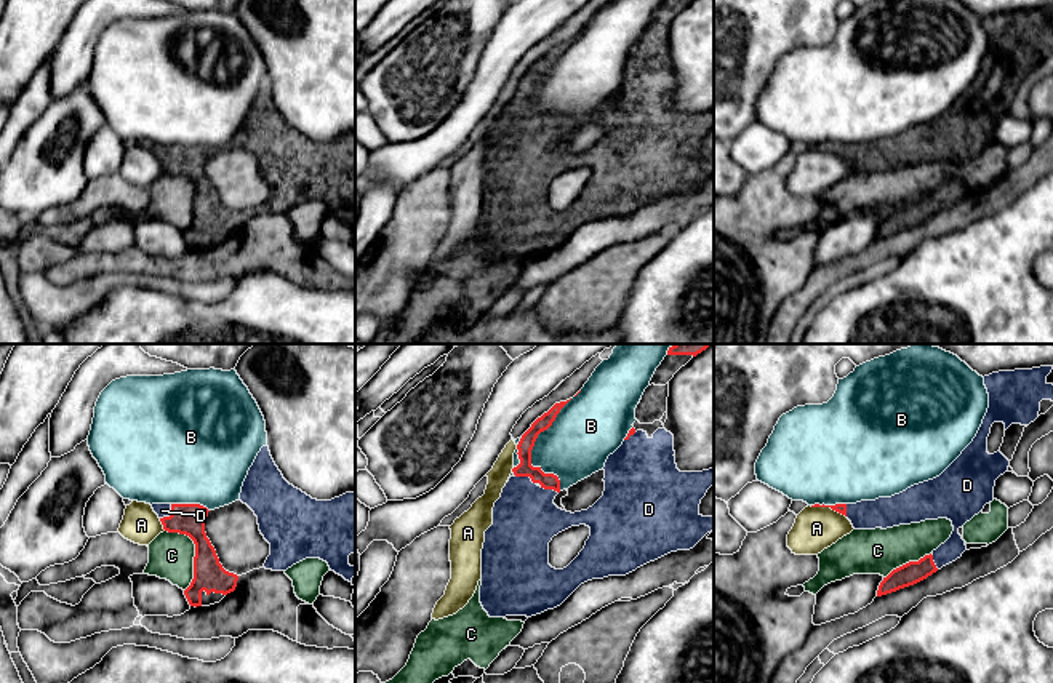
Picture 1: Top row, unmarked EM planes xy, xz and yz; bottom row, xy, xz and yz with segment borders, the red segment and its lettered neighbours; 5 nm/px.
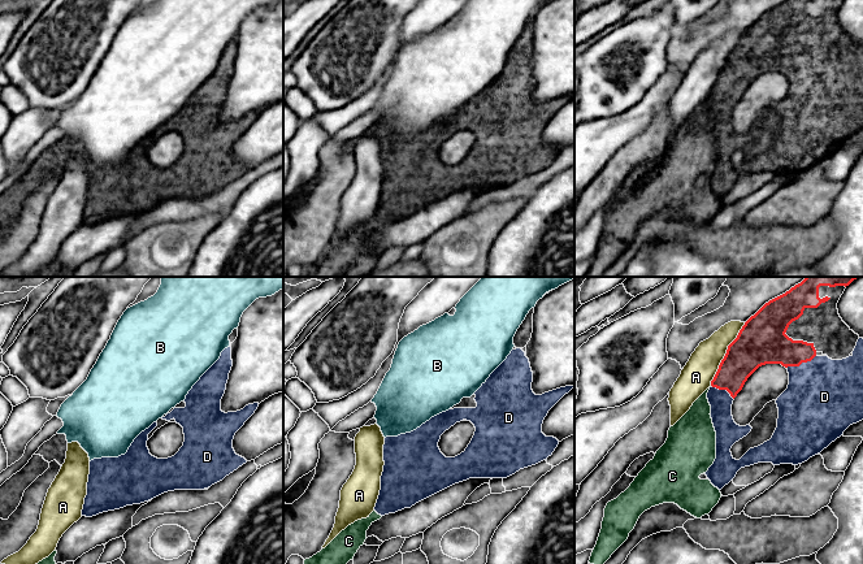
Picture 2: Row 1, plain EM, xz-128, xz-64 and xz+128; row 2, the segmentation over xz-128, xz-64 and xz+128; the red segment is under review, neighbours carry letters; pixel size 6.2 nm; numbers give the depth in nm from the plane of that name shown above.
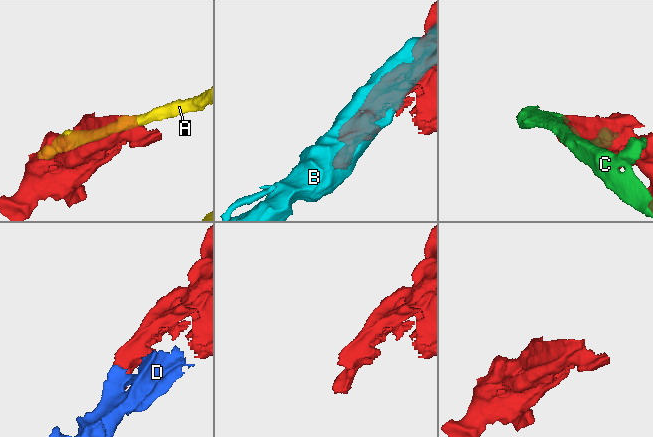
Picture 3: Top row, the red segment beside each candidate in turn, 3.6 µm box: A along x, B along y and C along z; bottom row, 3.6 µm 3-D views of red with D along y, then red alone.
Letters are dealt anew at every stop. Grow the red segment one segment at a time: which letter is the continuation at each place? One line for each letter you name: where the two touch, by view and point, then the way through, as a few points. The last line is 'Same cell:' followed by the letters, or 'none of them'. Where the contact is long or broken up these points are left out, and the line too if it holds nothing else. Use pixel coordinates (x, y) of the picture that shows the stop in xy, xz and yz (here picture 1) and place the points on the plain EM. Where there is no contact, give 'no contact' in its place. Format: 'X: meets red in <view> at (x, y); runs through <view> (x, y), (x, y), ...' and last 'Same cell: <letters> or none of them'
D: meets red in xz at (525, 117)
Same cell: D

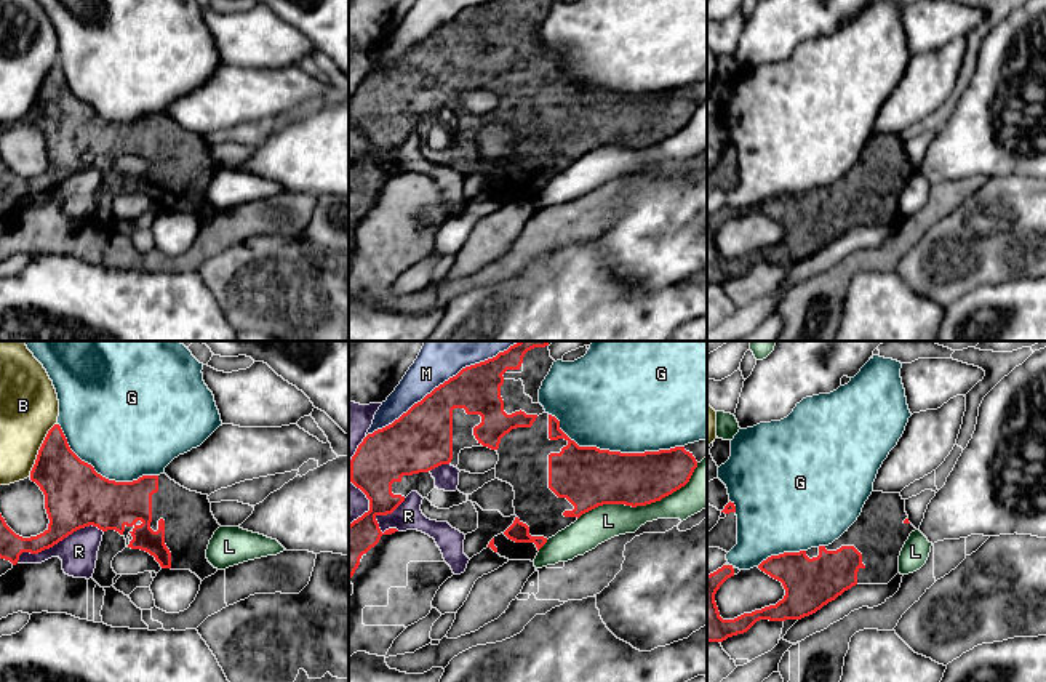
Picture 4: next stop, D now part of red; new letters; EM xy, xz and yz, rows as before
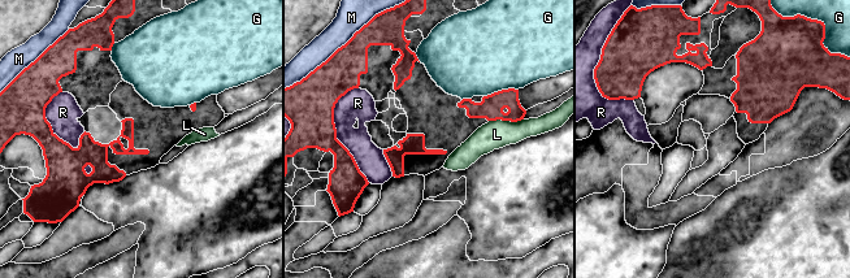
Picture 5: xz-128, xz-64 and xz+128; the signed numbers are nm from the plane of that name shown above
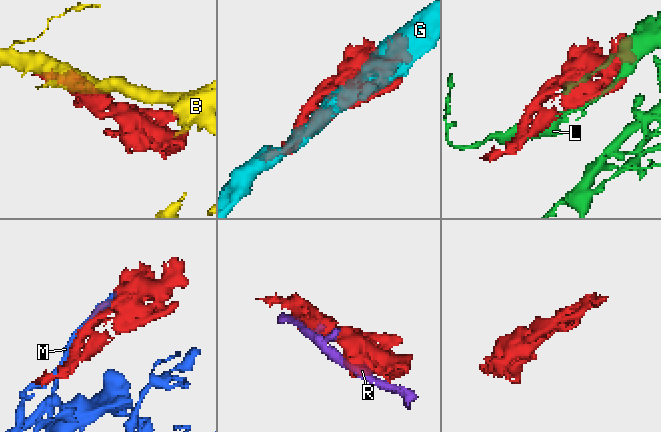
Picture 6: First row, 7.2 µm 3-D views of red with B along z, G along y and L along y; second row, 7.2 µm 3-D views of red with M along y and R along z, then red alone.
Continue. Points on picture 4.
Same cell: none of them

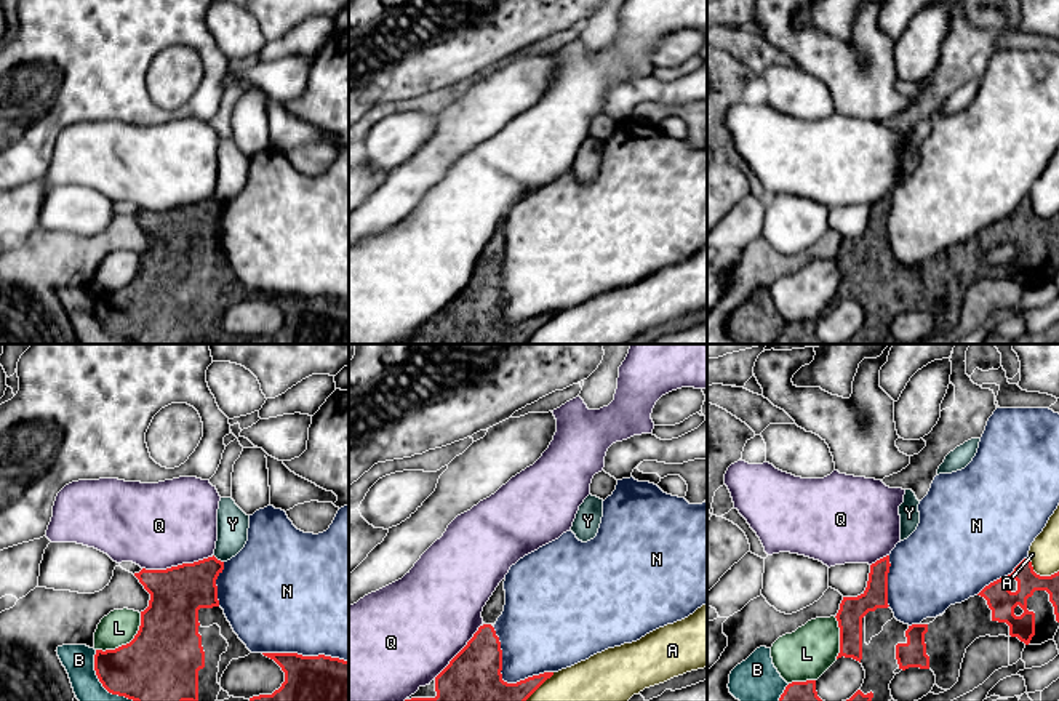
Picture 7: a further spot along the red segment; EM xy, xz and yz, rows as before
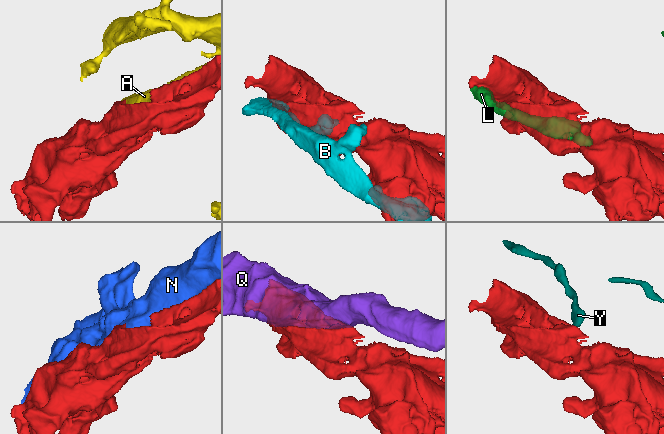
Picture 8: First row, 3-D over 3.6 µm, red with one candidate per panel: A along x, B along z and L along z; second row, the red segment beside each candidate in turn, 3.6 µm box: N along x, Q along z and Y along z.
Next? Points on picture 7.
Same cell: none of them

